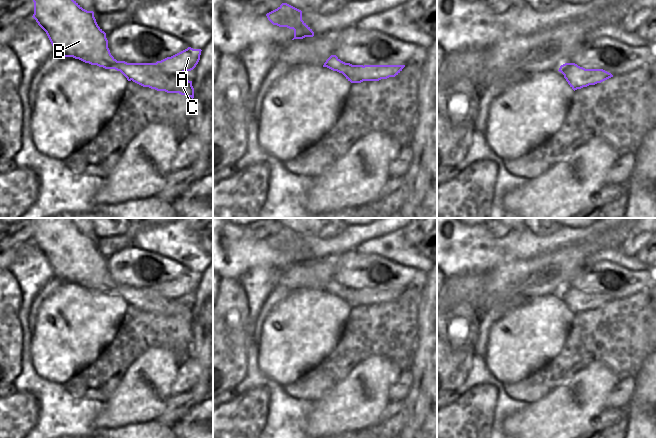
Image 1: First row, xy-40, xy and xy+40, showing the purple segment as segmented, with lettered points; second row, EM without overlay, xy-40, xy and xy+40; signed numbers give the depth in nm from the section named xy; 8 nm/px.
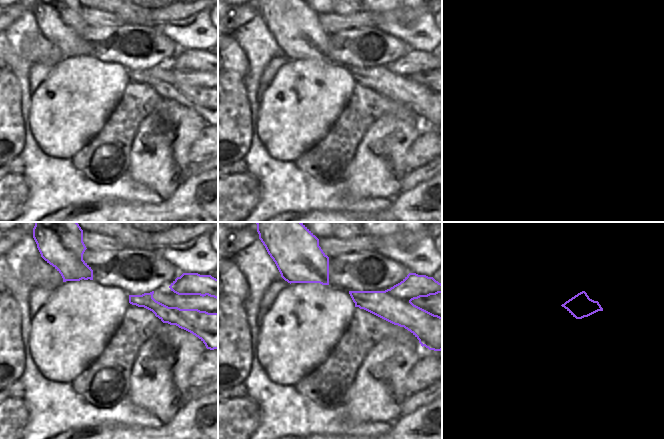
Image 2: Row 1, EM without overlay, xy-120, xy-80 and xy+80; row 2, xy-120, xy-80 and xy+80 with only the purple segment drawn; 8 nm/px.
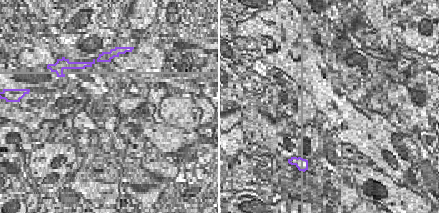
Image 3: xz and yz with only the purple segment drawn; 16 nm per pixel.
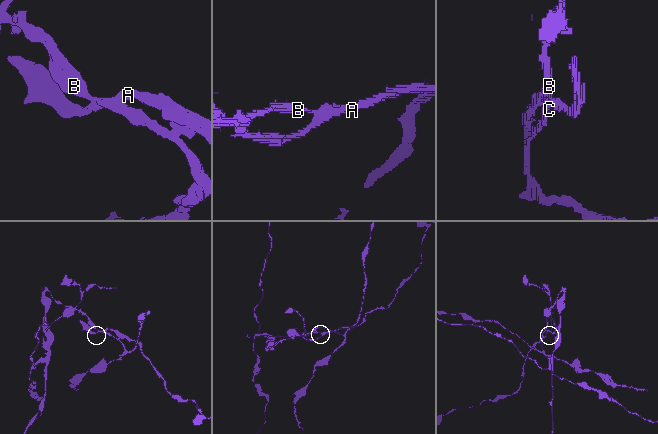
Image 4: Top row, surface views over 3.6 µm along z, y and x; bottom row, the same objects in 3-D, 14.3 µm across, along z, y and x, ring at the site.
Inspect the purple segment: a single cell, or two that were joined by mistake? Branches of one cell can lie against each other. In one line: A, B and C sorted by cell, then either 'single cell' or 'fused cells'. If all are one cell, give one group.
groups A / B C; fused cells

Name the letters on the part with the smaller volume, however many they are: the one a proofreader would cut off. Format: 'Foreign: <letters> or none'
Foreign: A

